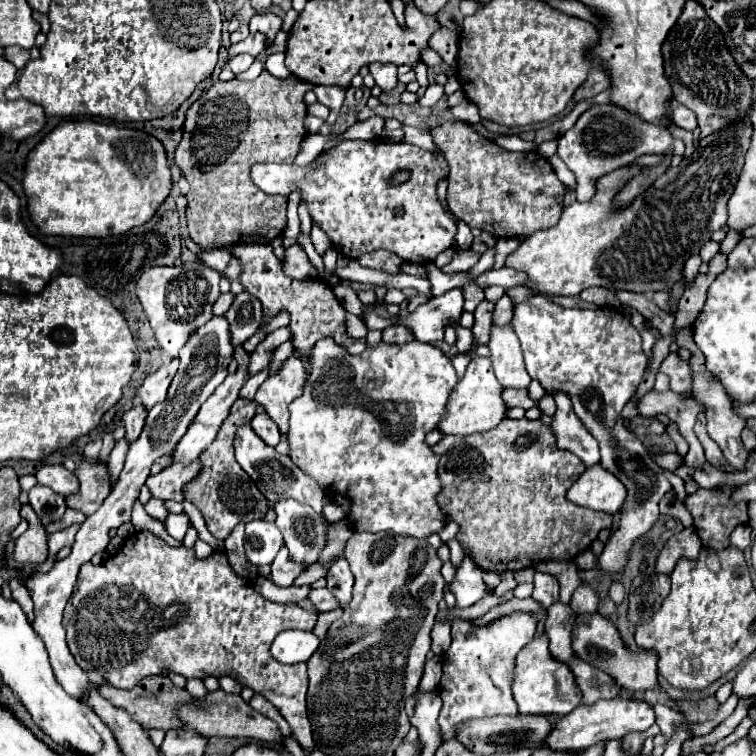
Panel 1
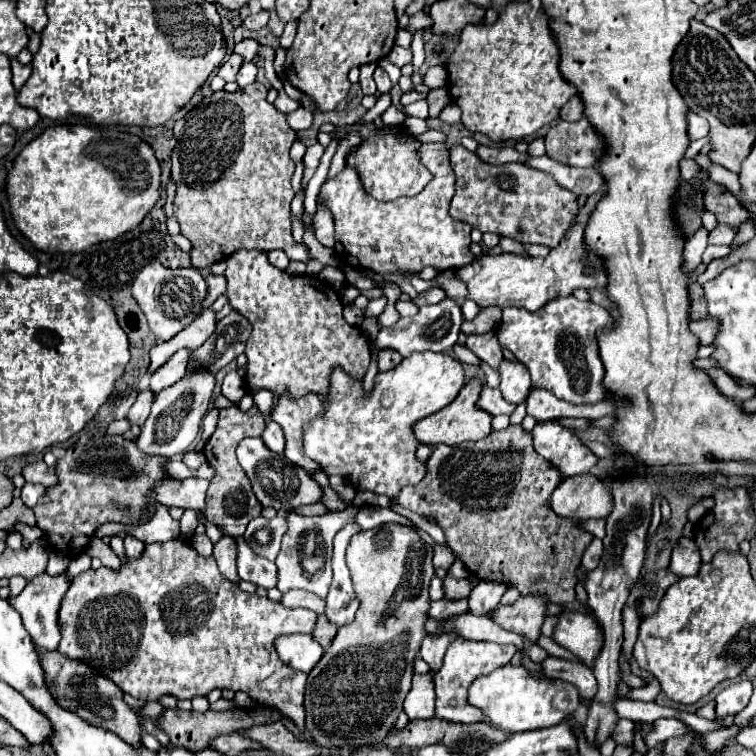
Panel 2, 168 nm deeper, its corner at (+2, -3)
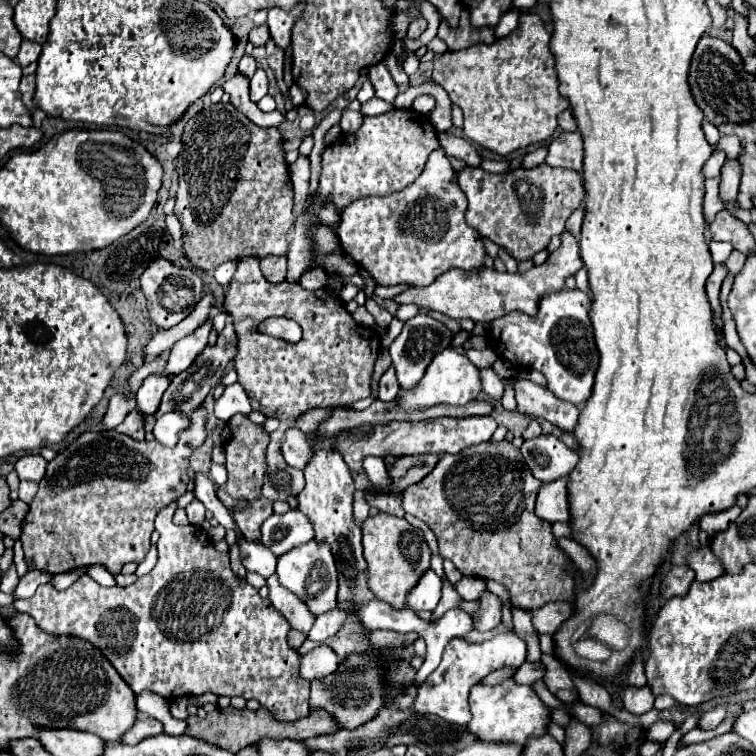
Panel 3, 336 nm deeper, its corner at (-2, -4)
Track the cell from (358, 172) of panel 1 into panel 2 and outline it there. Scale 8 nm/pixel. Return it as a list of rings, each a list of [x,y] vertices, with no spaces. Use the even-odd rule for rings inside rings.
[[[426,143],[418,149],[418,157],[434,179],[424,187],[420,195],[400,197],[394,201],[376,201],[362,187],[362,181],[354,167],[346,165],[334,179],[328,179],[318,201],[330,209],[336,225],[336,257],[354,269],[372,269],[376,273],[386,271],[422,271],[432,265],[440,271],[458,269],[474,261],[470,253],[468,223],[452,219],[448,205],[454,195],[454,171],[448,161],[448,147],[444,143]]]

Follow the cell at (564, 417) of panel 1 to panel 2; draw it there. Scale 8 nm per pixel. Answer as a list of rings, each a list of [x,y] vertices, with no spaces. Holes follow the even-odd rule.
[[[558,419],[536,423],[532,437],[538,455],[556,465],[564,477],[584,475],[598,463],[598,457],[584,447],[580,437]]]

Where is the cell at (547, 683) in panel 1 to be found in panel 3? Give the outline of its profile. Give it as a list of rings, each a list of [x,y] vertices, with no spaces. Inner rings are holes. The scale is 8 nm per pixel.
[[[512,678],[504,680],[498,686],[476,684],[470,690],[470,712],[472,720],[468,722],[468,732],[476,736],[480,742],[512,742],[526,744],[528,738],[538,738],[546,734],[546,726],[550,722],[548,708],[536,696],[530,686],[520,686]]]

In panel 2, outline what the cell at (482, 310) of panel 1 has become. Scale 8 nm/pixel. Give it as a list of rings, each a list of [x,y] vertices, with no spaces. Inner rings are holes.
[[[482,333],[482,335],[468,335],[466,339],[466,347],[470,351],[474,351],[482,361],[486,361],[490,367],[498,369],[498,363],[502,361],[502,351],[500,351],[500,343],[496,339],[496,333]]]

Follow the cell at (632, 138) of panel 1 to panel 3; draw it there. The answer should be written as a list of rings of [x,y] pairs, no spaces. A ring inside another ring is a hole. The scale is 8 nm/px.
[[[564,132],[548,144],[548,166],[568,168],[568,170],[582,170],[582,136],[580,132]]]

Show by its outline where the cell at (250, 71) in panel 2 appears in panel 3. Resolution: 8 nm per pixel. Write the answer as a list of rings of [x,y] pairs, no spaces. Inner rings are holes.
[[[258,68],[256,74],[250,78],[250,100],[258,102],[262,96],[266,96],[266,92],[268,92],[266,72],[262,68]]]

